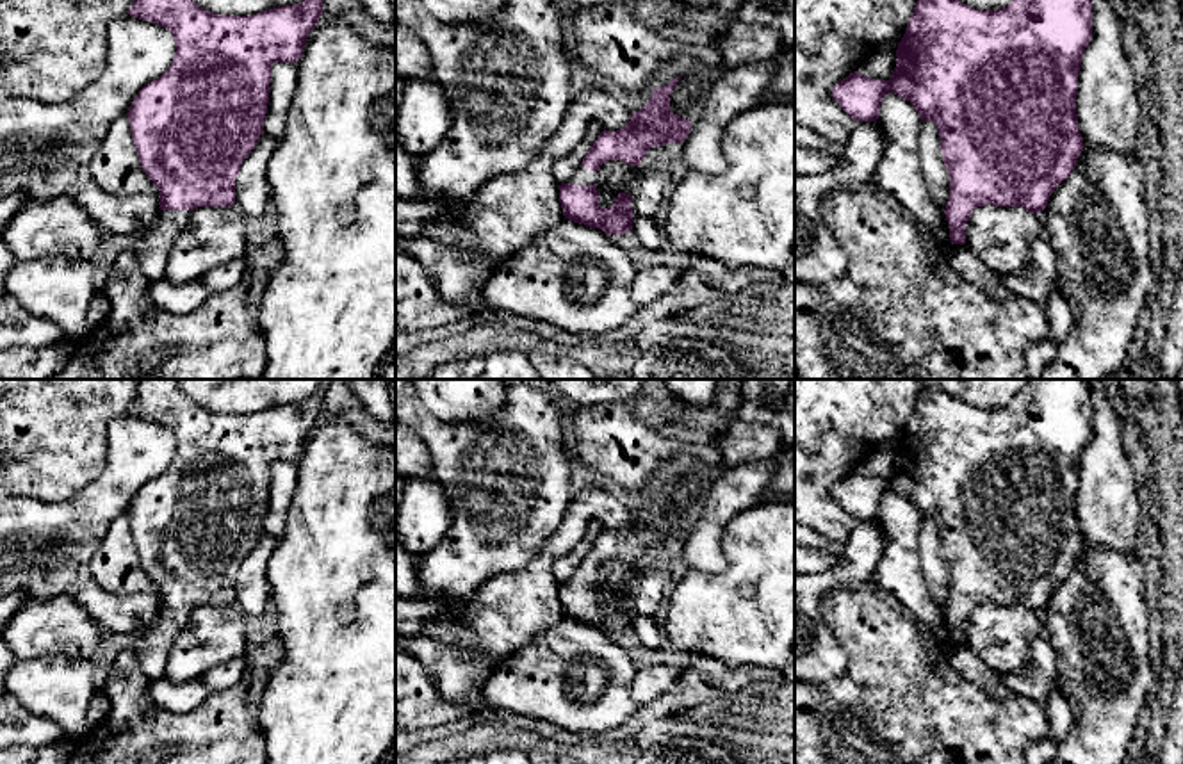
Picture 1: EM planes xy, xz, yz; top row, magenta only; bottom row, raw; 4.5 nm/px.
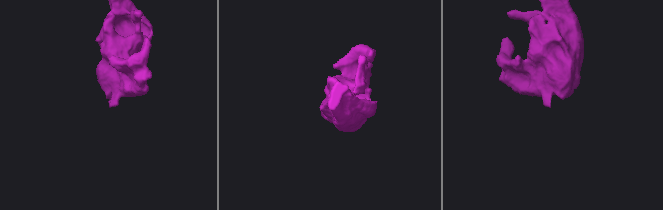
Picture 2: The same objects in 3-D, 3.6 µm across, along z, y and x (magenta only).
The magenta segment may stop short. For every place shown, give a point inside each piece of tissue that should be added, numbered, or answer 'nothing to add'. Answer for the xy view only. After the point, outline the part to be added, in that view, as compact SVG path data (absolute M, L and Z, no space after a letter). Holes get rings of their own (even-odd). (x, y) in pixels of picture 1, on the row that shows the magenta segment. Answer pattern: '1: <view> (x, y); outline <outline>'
1: xy (154, 246); outline M160 210L155 224L135 237L139 269L151 289L164 281L169 253L185 228L189 214L189 210Z

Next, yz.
nothing to add

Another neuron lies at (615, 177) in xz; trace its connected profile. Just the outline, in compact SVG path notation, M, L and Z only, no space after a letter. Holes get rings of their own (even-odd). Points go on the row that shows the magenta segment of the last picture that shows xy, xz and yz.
M608 160L595 175L600 208L615 205L620 192L634 194L640 166L629 166L624 160Z

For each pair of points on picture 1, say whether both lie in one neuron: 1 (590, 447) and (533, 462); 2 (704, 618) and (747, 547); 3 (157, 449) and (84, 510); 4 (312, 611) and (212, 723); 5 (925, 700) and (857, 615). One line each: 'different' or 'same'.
1: different
2: same
3: same
4: different
5: same

